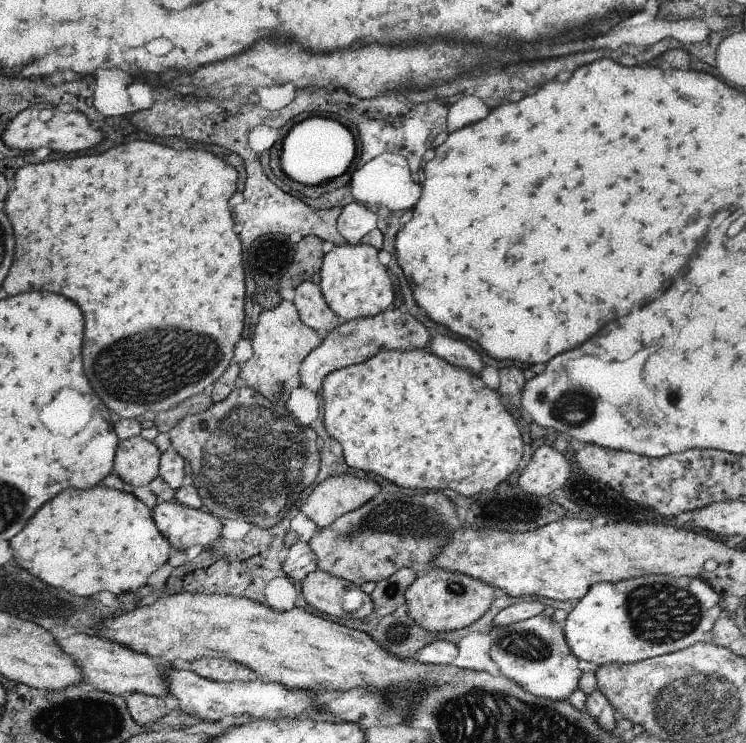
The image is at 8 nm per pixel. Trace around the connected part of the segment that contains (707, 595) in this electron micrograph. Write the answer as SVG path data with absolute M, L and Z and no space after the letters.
M643 576L633 580L623 580L615 584L599 582L589 586L587 594L573 606L567 614L567 620L561 624L565 642L575 654L575 658L593 662L597 666L603 664L637 664L641 660L659 658L665 654L673 654L685 650L693 644L711 642L711 630L721 616L723 608L719 606L721 596L701 578L687 576Z

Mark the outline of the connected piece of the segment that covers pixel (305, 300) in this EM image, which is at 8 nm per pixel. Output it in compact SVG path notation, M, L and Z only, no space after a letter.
M303 280L301 284L295 286L293 306L297 308L301 322L307 328L313 328L317 334L331 332L341 324L339 316L325 304L321 286L313 284L311 280Z

